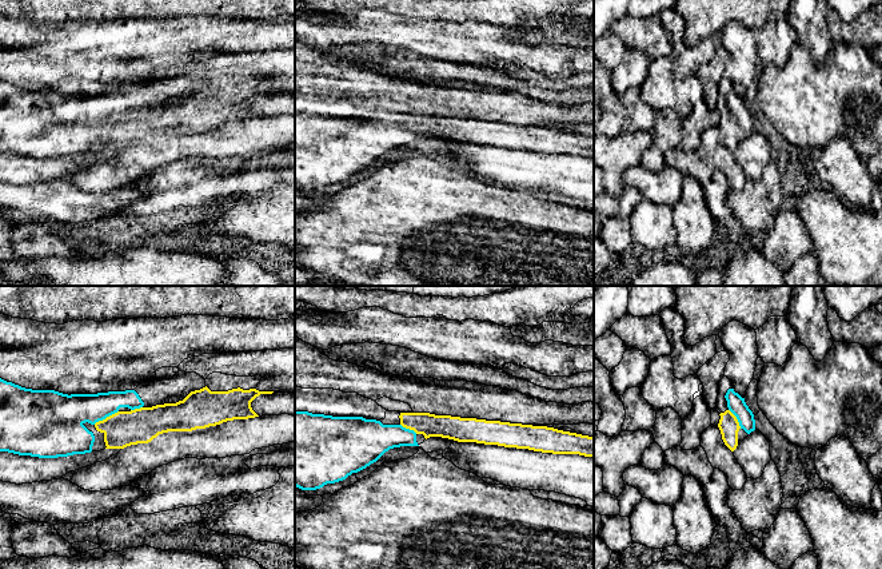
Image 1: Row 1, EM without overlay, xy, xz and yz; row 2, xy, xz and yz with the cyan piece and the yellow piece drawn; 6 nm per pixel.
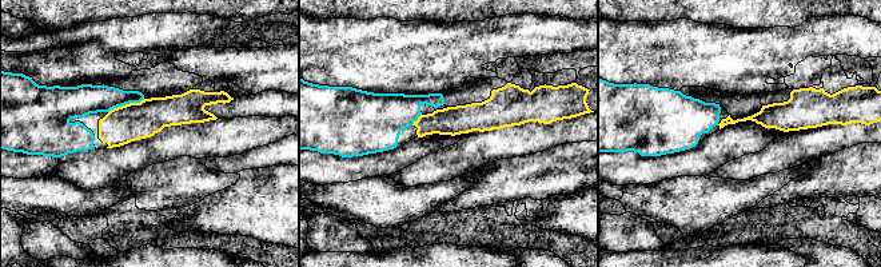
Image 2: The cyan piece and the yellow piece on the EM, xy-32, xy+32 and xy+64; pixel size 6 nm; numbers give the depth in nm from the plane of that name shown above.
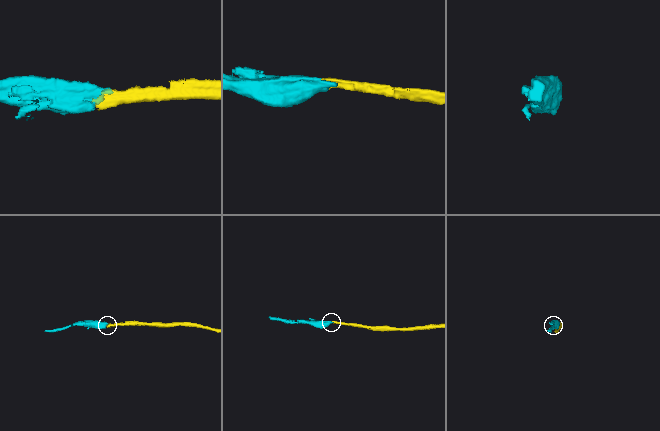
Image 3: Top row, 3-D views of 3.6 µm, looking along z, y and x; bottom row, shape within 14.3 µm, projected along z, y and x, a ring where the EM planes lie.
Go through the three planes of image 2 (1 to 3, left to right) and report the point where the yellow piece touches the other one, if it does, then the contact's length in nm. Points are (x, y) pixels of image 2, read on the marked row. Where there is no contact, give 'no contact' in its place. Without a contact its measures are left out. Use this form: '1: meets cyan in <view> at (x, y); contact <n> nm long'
1: meets cyan in xy-32 at (126, 103); contact 240 nm long
2: meets cyan in xy+32 at (417, 119); contact 90 nm long
3: no contact

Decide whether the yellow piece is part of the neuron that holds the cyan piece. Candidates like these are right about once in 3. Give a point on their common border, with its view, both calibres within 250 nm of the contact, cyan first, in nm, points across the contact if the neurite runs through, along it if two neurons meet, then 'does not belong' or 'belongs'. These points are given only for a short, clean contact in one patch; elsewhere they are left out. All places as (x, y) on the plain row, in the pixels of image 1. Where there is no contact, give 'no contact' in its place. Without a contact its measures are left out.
contact xy (106, 118); calibres 240 and 220 nm; way xy (64, 115), (106, 118), (122, 130); belongs

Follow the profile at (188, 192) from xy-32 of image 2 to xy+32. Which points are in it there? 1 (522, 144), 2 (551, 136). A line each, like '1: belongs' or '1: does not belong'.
1: does not belong
2: does not belong

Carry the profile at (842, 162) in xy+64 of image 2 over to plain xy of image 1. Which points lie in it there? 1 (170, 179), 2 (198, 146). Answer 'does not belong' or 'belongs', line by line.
1: belongs
2: does not belong

